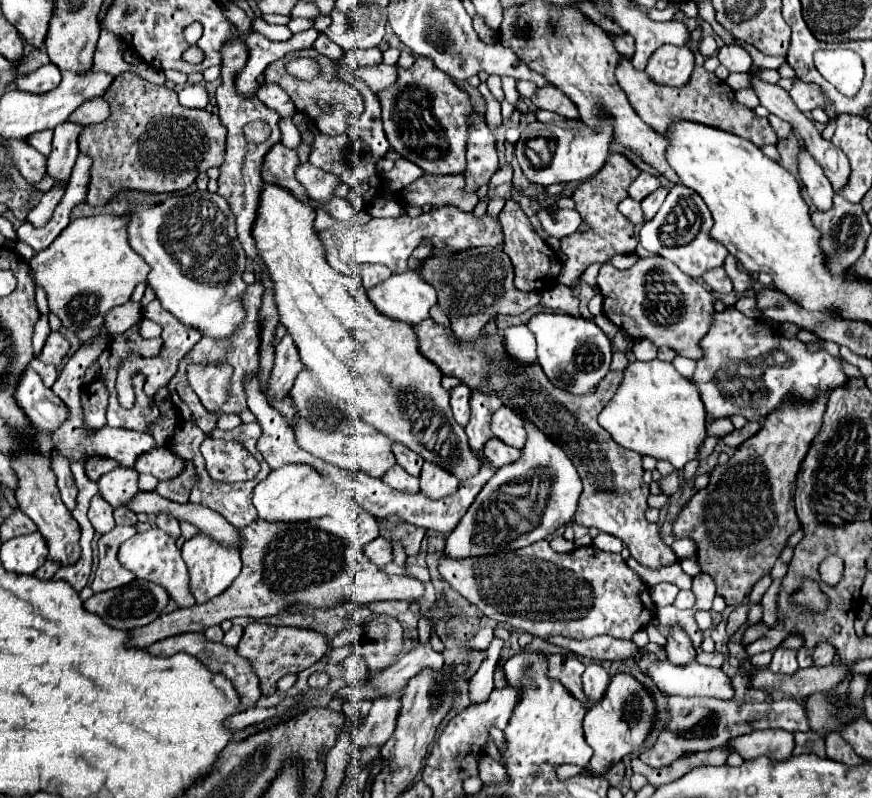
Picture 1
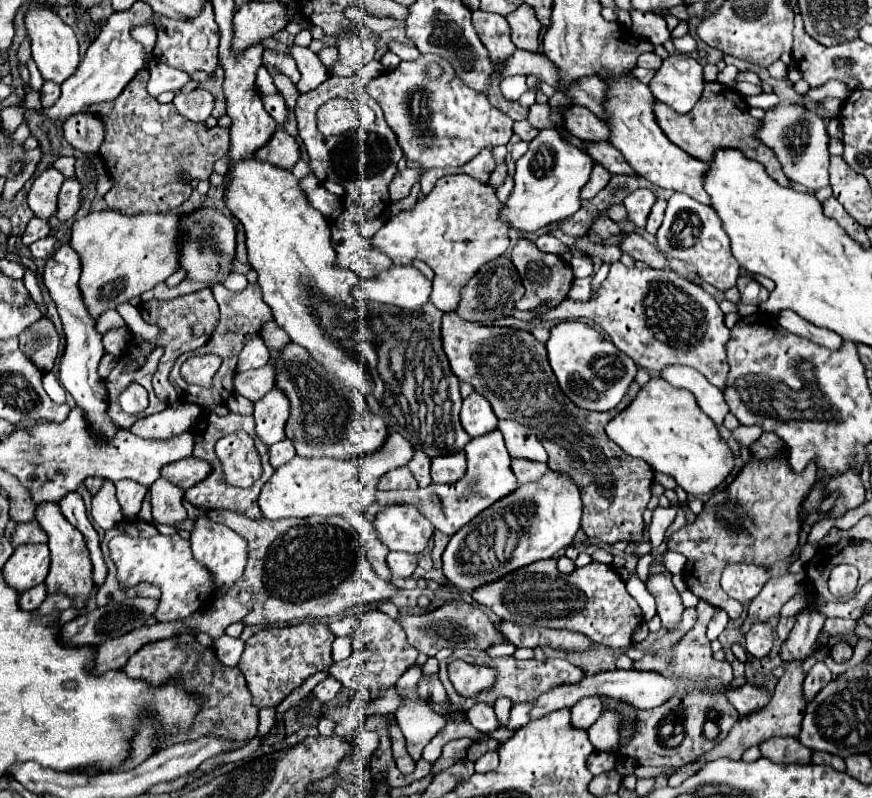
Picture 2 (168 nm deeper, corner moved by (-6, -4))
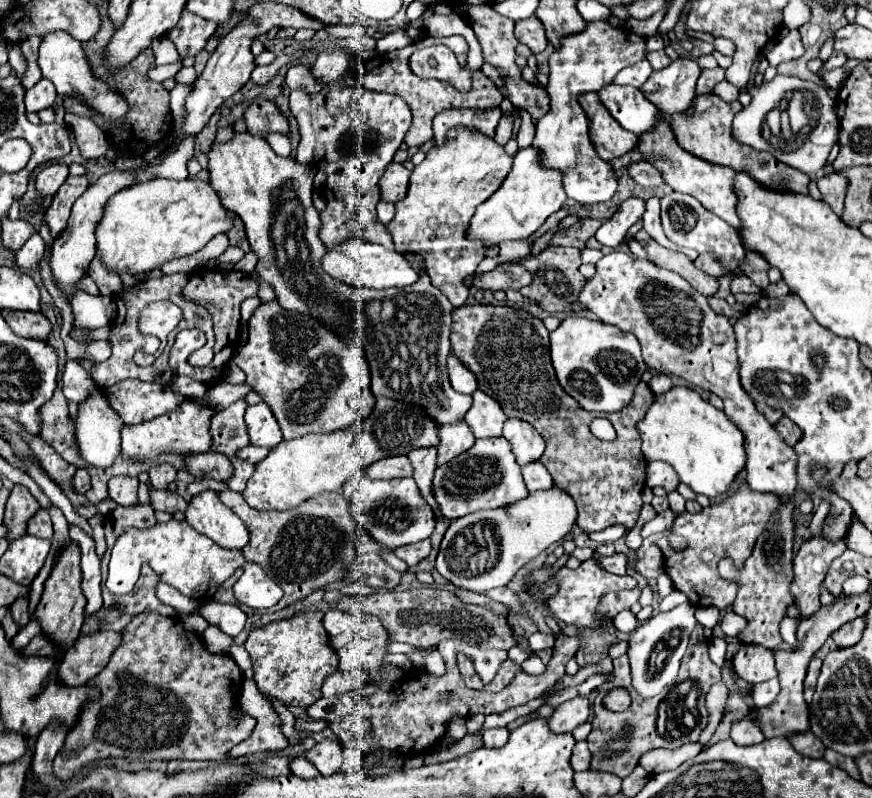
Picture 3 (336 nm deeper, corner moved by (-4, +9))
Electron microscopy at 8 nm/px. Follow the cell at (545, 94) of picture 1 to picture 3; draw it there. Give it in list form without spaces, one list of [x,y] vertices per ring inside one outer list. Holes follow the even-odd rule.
[[[582,93],[580,105],[588,115],[588,121],[590,121],[588,135],[600,159],[610,161],[614,157],[622,157],[624,153],[636,147],[638,137],[626,131],[624,127],[620,127],[620,123],[616,123],[616,119],[608,113],[608,109],[600,105],[600,99],[596,97],[596,93]]]

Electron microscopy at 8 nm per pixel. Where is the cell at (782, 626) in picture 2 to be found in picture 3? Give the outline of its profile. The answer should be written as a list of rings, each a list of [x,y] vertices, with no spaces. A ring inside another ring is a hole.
[[[784,617],[780,621],[780,635],[782,639],[790,645],[790,647],[796,647],[796,621],[792,617]]]

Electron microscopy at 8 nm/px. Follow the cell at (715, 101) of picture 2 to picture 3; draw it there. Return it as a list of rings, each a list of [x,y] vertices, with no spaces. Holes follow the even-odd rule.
[[[702,93],[702,95],[696,95],[692,113],[682,111],[682,113],[668,115],[668,123],[670,123],[670,127],[676,135],[676,141],[688,153],[692,153],[700,159],[718,163],[718,165],[728,165],[734,171],[746,169],[756,181],[760,181],[768,189],[788,189],[788,191],[794,191],[794,193],[808,193],[808,183],[810,183],[808,175],[780,163],[768,151],[756,151],[750,145],[744,145],[744,143],[736,141],[736,137],[732,135],[732,119],[740,109],[742,109],[740,101],[726,103],[724,99],[720,99],[714,93]]]

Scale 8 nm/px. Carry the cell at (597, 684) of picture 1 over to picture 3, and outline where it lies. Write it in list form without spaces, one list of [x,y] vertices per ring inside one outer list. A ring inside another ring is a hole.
[[[574,697],[572,701],[564,701],[558,705],[550,717],[550,729],[554,733],[574,731],[578,725],[588,721],[592,715],[592,703],[588,697]]]

